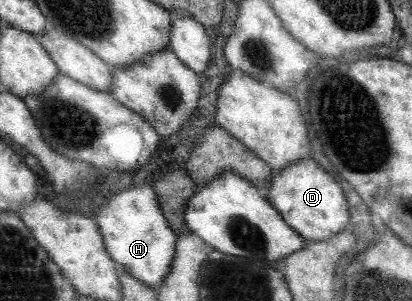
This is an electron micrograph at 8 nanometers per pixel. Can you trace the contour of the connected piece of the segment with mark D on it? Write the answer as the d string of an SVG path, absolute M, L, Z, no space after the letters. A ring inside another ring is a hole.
M299 159L276 175L272 181L270 189L265 192L266 197L281 211L284 221L305 240L324 241L348 229L346 225L349 225L350 208L346 203L346 197L338 183L316 163L308 159Z

